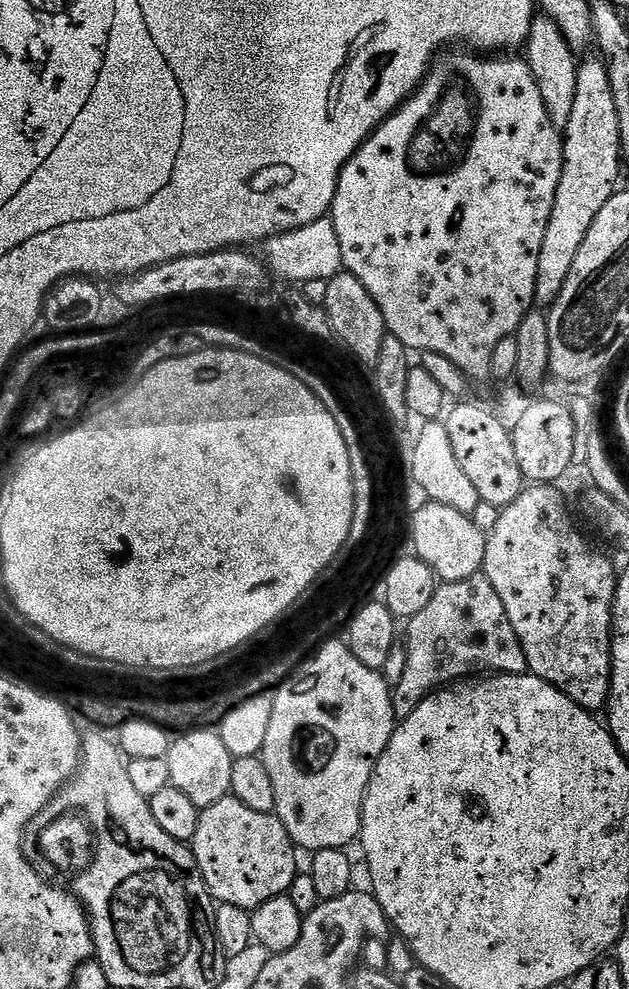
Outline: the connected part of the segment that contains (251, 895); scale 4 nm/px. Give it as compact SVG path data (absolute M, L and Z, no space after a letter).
M231 794L225 800L214 802L214 806L201 811L198 830L190 847L213 901L222 904L254 910L262 902L270 902L270 898L285 895L289 891L288 887L296 880L298 849L279 816L271 812L250 810L250 806L242 806L242 802L238 802Z

